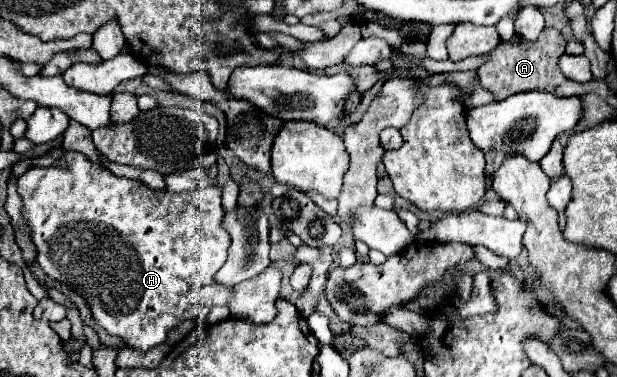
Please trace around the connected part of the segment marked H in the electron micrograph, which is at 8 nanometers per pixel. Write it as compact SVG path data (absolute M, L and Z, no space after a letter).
M65 150L63 156L53 162L51 166L41 166L41 168L31 168L25 174L19 176L17 180L17 194L23 200L23 220L29 228L29 240L37 250L35 256L35 264L53 280L53 282L61 282L65 286L69 286L71 290L77 290L79 296L85 298L87 306L93 308L93 320L97 326L101 326L105 332L119 336L121 340L125 340L131 348L147 352L149 348L163 344L167 340L167 332L177 328L179 322L183 320L199 320L205 318L205 314L209 312L211 306L229 306L231 296L233 296L233 288L215 282L215 274L217 270L223 266L227 250L229 250L229 234L223 228L223 210L221 210L221 190L217 186L189 194L189 196L181 196L181 194L173 194L169 190L155 190L149 188L143 180L131 180L131 178L119 178L115 176L111 170L93 164L85 154L81 152L71 152Z

